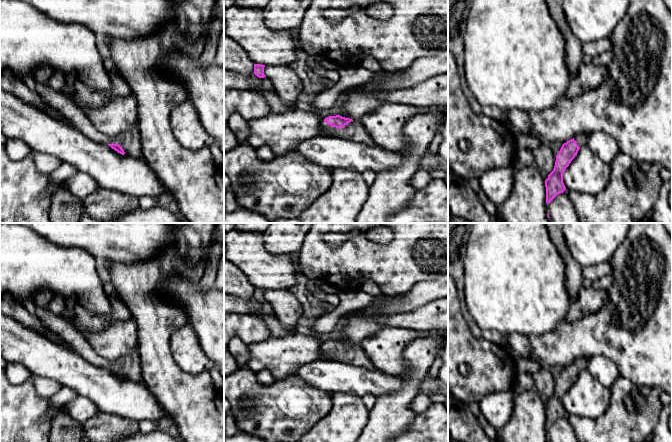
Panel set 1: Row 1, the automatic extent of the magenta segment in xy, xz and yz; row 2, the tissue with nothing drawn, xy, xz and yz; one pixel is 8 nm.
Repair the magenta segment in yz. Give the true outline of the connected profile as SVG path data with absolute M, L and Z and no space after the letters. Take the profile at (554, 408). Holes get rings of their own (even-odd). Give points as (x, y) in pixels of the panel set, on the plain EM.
M581 357L562 369L559 377L556 379L554 393L545 404L547 428L558 418L565 415L566 411L563 407L563 397L575 382L579 373L587 369L588 361L589 357Z

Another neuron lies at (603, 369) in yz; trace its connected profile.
M603 355L589 357L587 370L596 380L609 390L620 375L617 365Z

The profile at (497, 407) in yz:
M512 389L492 392L484 396L479 403L481 413L496 430L501 429L510 420L515 394Z

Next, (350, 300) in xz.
M359 289L338 290L340 303L329 313L324 313L309 324L312 332L329 333L332 332L341 319L349 312L358 311L372 304L383 304L388 297L381 295L373 297Z

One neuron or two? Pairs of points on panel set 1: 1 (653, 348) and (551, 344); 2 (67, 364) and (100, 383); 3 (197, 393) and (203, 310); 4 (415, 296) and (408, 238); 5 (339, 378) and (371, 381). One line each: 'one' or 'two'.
1: one
2: one
3: two
4: two
5: one

